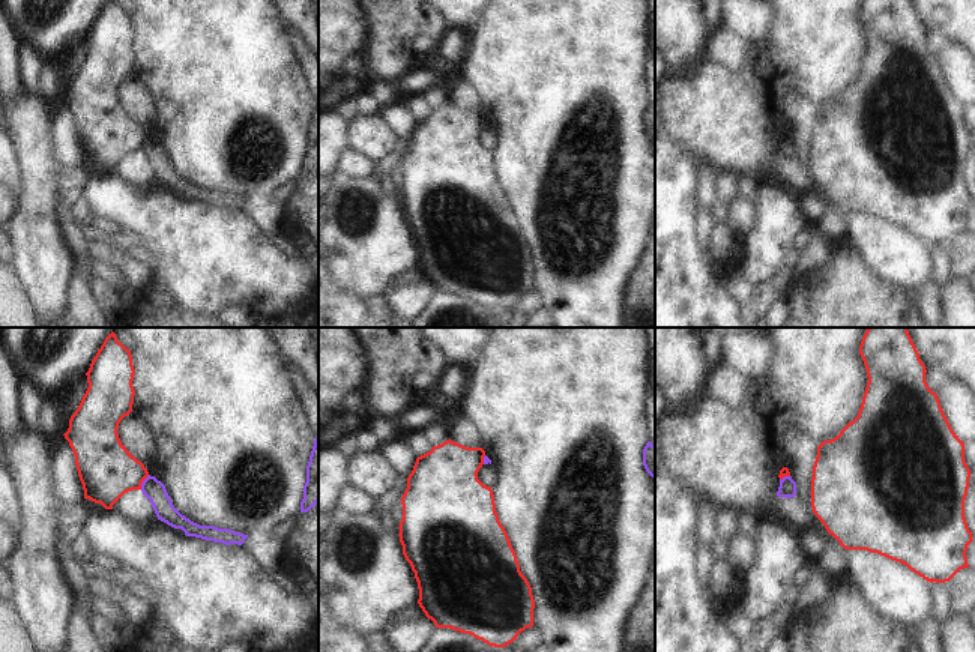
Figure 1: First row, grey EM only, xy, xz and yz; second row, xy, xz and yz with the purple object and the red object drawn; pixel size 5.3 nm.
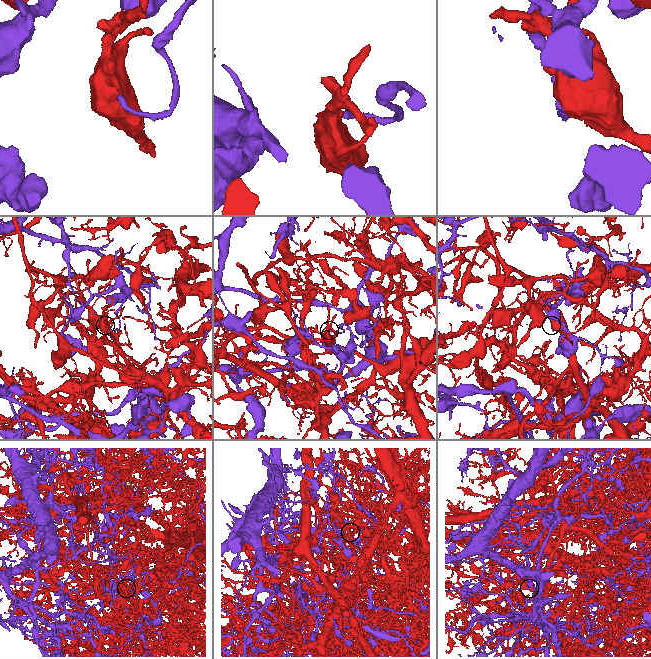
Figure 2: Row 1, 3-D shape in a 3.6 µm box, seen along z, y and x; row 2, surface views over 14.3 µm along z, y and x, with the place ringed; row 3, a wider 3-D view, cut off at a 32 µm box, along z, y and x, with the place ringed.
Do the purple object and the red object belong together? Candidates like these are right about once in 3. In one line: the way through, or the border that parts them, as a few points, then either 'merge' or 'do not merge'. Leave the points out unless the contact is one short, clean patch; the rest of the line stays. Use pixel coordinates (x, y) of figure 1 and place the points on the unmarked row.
do not merge

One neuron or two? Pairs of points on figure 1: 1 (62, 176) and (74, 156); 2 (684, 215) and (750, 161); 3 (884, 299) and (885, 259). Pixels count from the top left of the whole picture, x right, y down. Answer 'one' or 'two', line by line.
1: two
2: two
3: two

